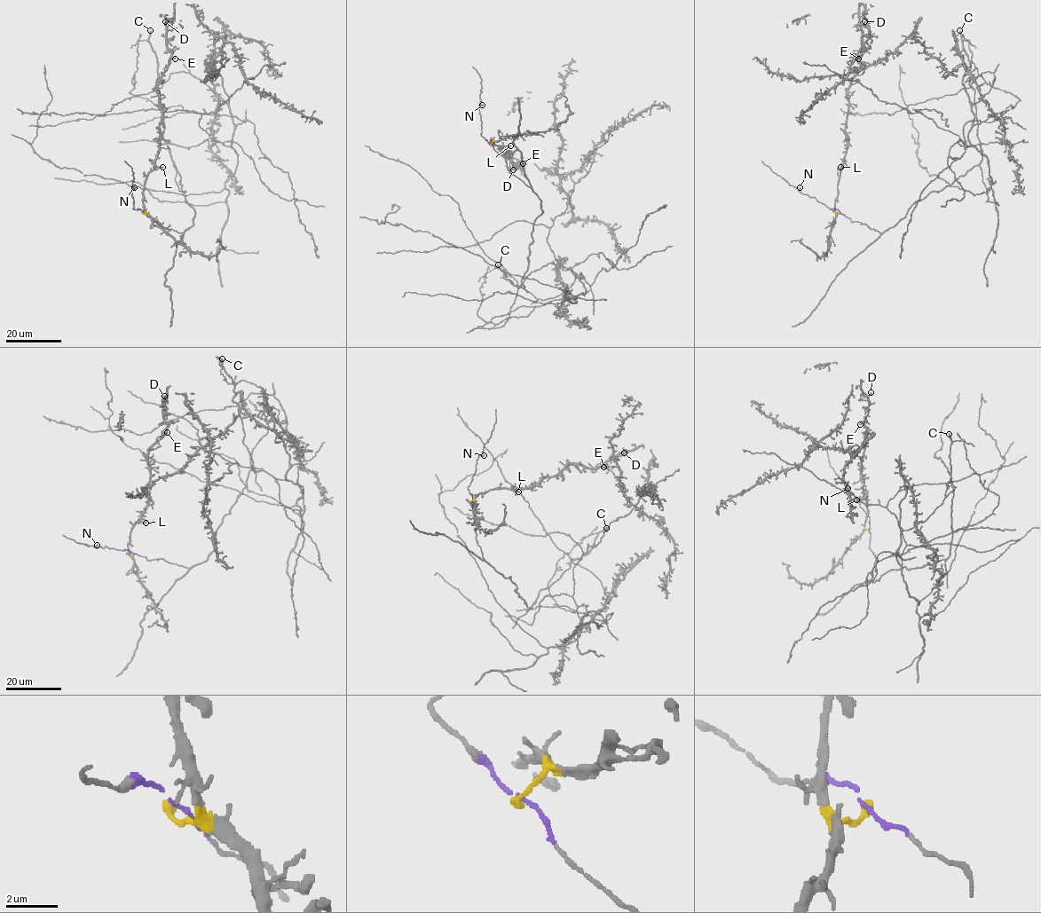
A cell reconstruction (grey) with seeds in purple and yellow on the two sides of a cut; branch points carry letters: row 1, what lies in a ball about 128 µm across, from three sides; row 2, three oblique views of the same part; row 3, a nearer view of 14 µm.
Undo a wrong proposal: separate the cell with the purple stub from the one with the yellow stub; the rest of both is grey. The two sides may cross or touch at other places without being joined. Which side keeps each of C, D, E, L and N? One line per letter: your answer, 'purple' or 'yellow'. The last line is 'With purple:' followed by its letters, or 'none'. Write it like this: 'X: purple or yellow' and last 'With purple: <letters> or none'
C: purple
D: yellow
E: yellow
L: yellow
N: purple
With purple: C, N

